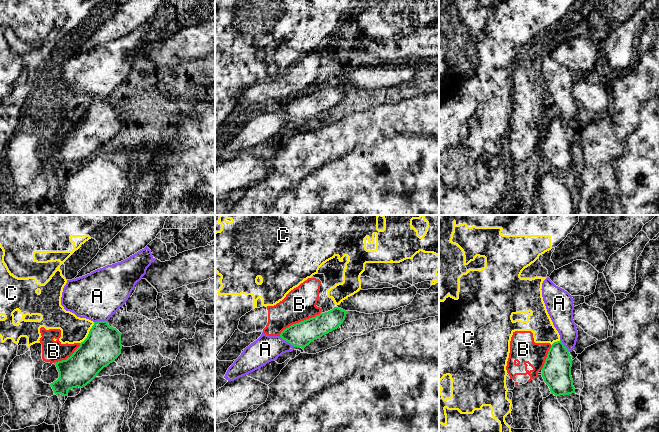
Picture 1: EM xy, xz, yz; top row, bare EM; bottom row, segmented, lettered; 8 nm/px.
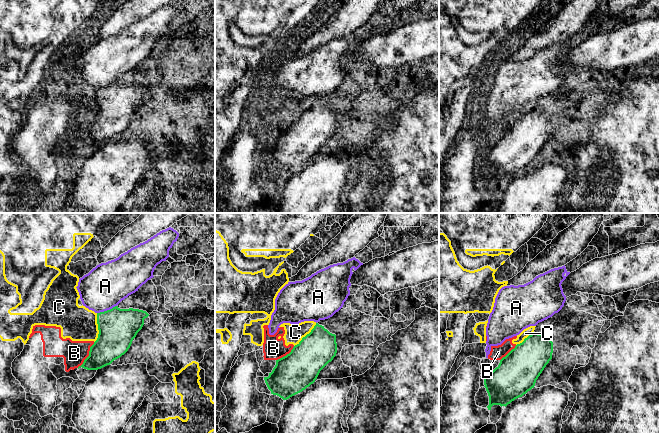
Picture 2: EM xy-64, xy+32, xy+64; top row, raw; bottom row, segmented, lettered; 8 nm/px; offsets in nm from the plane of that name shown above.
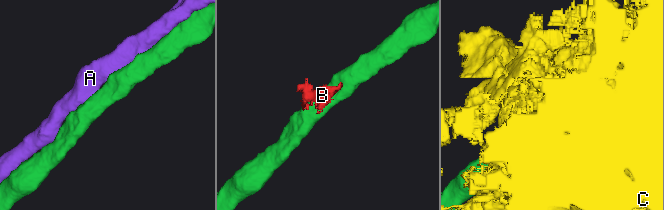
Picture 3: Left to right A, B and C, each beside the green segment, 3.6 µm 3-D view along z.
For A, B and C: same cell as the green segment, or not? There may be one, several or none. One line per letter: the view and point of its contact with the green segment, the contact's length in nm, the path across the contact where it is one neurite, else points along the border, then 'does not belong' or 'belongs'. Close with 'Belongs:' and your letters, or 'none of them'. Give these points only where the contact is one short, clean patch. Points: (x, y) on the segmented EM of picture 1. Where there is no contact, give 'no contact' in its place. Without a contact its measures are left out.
A: meets green in xz at (287, 341); contact 150 nm long; does not belong
B: meets green in xz at (299, 322); contact 380 nm long; border along xz (320, 312), (289, 325), (279, 335); does not belong
C: meets green in xy at (89, 333); contact 200 nm long; does not belong
Belongs: none of them

